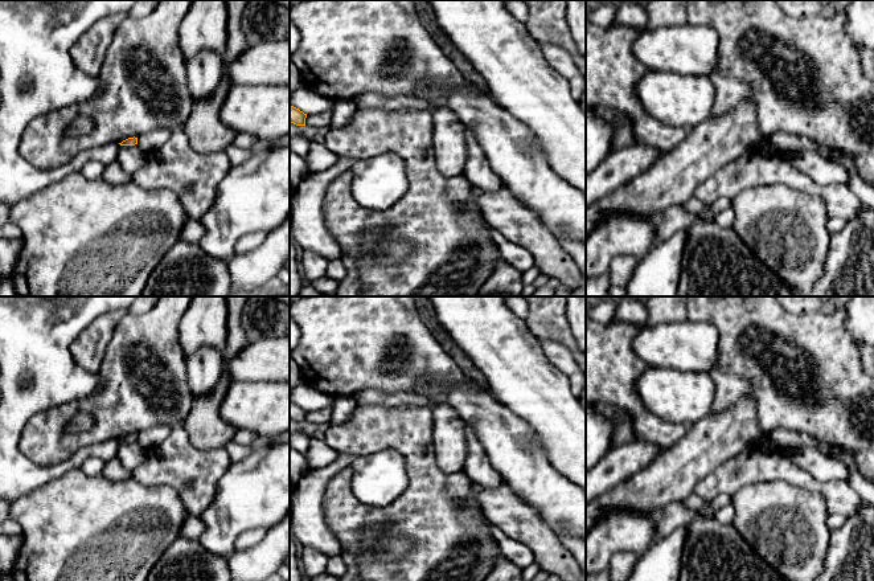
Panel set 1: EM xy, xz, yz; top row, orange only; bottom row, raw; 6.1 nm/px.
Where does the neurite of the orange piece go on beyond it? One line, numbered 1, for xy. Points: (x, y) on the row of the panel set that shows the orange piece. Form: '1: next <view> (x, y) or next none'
1: next none

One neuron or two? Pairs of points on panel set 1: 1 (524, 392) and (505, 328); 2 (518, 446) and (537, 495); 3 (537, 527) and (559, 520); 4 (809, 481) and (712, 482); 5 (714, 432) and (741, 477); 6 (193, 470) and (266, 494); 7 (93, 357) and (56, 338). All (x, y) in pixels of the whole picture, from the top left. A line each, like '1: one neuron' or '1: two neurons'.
1: one neuron
2: one neuron
3: two neurons
4: one neuron
5: two neurons
6: two neurons
7: two neurons

